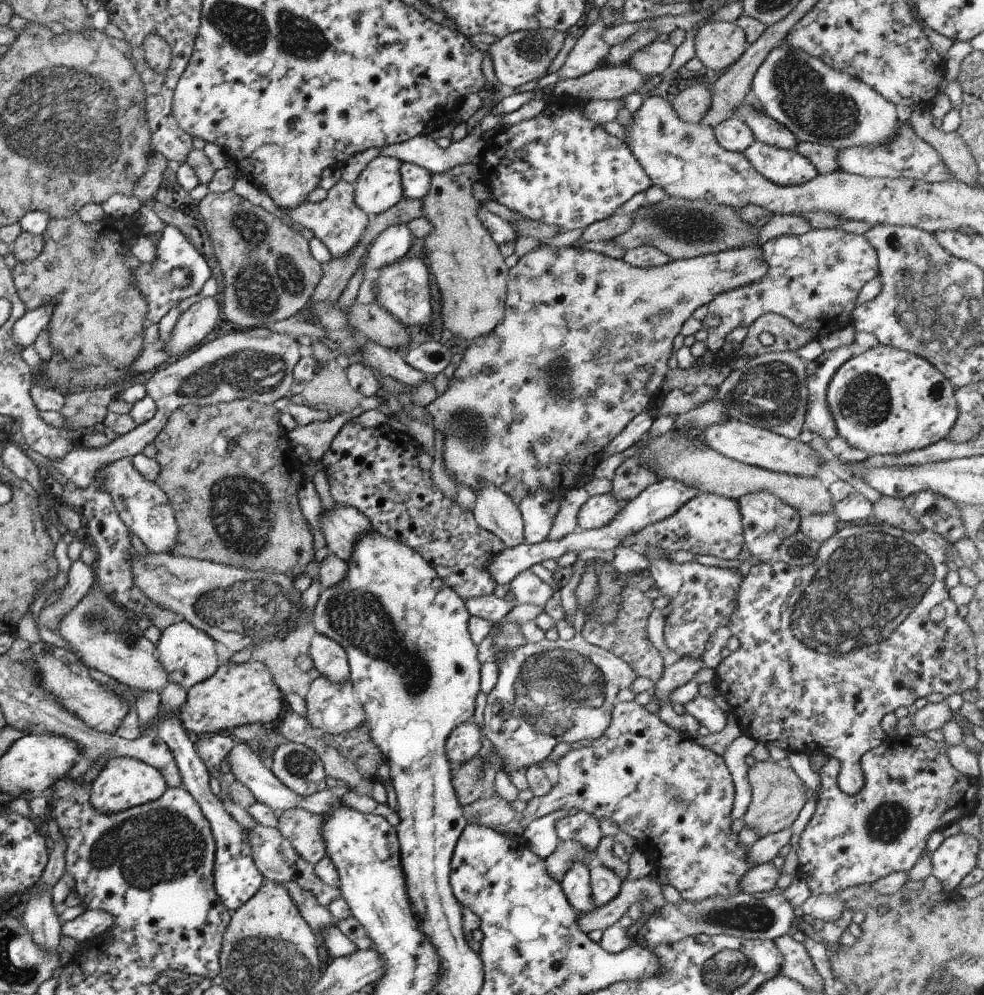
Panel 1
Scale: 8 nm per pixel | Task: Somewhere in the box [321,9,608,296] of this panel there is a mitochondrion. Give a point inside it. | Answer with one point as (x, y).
(530, 49)

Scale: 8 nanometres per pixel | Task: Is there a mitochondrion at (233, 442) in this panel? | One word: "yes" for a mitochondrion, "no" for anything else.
no

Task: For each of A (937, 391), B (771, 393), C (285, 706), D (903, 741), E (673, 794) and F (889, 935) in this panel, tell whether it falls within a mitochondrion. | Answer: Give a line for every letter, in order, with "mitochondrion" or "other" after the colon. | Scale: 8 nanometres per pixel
A: mitochondrion
B: mitochondrion
C: other
D: other
E: mitochondrion
F: other

